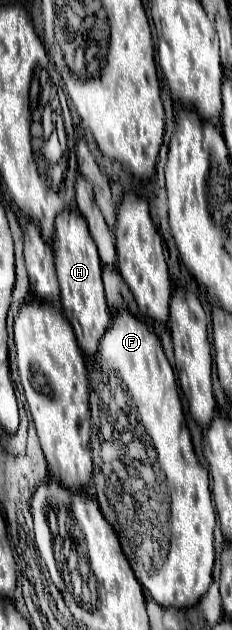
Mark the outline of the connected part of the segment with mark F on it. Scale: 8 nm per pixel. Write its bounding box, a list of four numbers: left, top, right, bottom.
[98,309,216,607]

